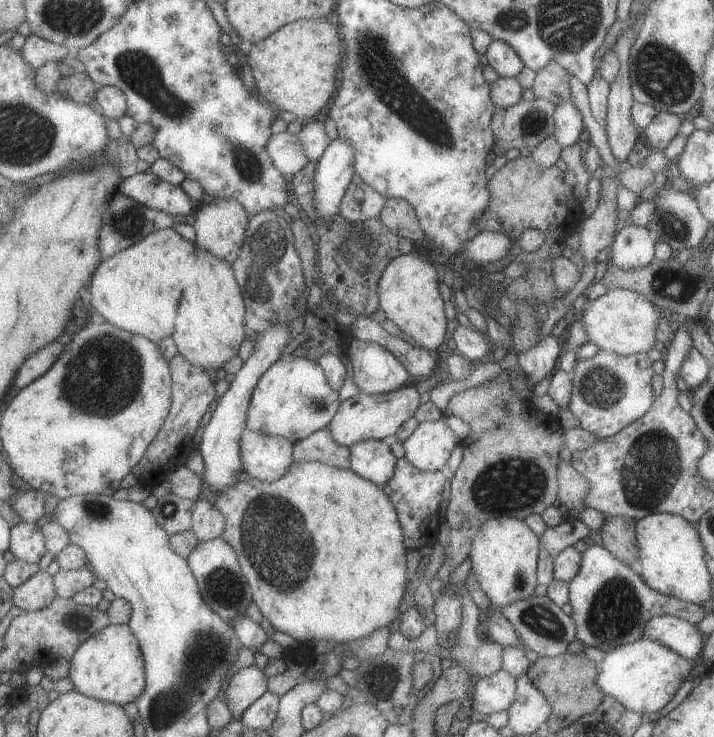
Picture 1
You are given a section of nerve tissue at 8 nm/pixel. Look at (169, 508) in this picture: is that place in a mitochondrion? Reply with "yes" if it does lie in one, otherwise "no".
yes

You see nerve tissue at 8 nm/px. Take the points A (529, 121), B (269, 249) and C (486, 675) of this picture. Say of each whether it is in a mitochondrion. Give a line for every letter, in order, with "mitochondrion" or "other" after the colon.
A: mitochondrion
B: mitochondrion
C: other

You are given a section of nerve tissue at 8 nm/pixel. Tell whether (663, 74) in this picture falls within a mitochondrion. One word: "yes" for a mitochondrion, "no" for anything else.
yes

